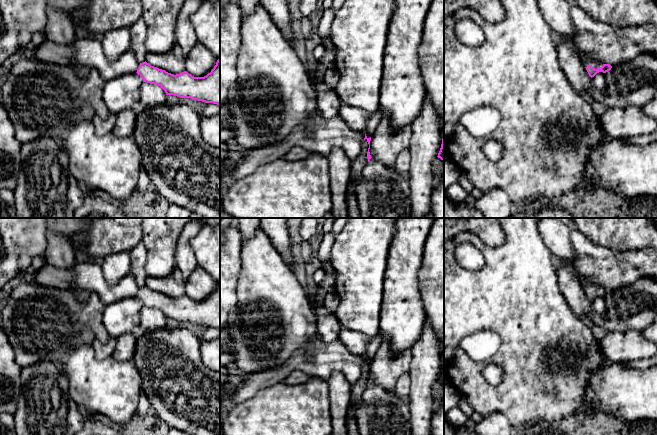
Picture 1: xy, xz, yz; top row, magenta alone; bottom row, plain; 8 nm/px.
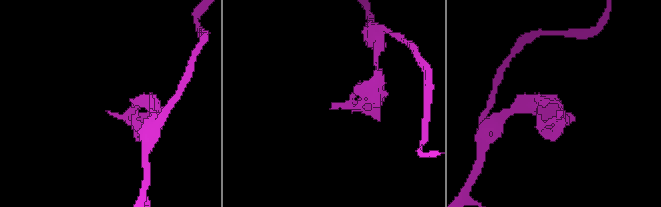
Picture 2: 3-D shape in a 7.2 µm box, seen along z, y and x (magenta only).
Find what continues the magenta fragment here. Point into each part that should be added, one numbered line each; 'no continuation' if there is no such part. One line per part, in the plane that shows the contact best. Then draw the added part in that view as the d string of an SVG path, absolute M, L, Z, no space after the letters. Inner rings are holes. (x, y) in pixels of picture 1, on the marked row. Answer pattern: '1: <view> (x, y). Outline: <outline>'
1: yz (586, 59). Outline: M587 53L582 54L580 58L585 67L591 65L593 68L597 69L603 66L603 63L601 61L592 60L590 55L588 55Z

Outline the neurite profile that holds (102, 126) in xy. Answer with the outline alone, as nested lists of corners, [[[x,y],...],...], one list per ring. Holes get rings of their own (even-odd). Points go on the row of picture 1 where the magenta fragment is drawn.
[[[110,113],[106,119],[102,119],[98,115],[93,115],[91,120],[94,124],[95,132],[98,135],[105,135],[112,131],[116,122],[116,115]]]

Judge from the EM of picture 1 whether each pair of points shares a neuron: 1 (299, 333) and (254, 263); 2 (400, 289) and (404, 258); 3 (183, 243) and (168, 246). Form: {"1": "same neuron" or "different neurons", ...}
{"1": "same neuron", "2": "same neuron", "3": "different neurons"}

